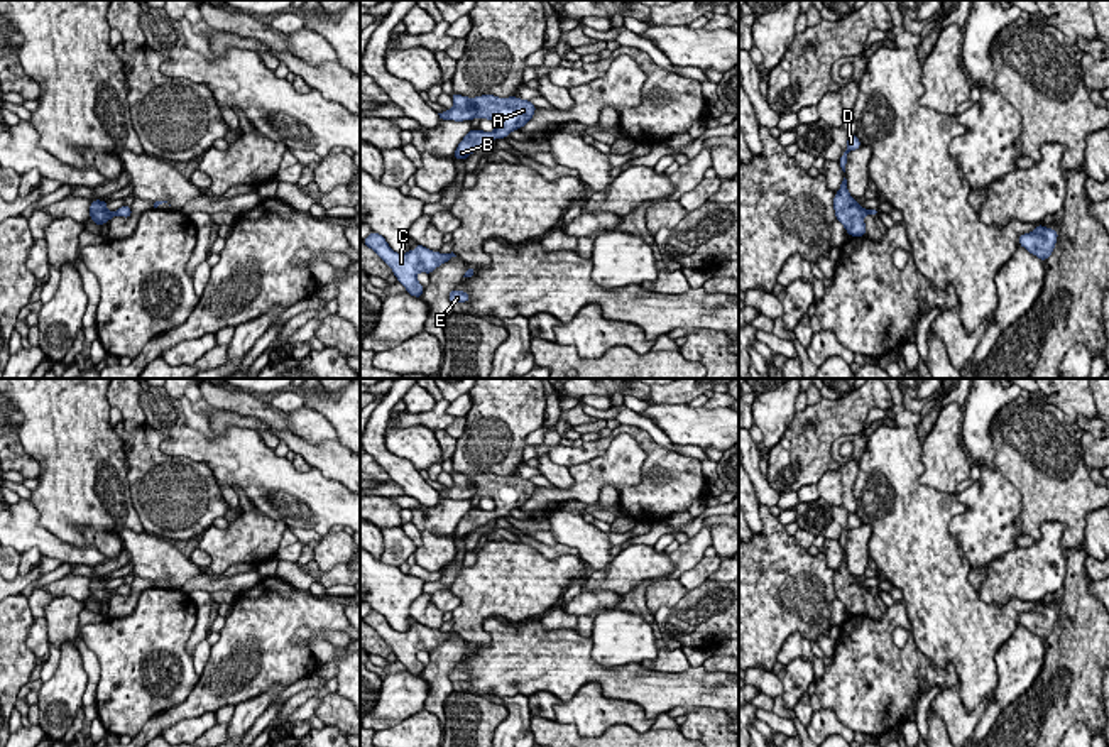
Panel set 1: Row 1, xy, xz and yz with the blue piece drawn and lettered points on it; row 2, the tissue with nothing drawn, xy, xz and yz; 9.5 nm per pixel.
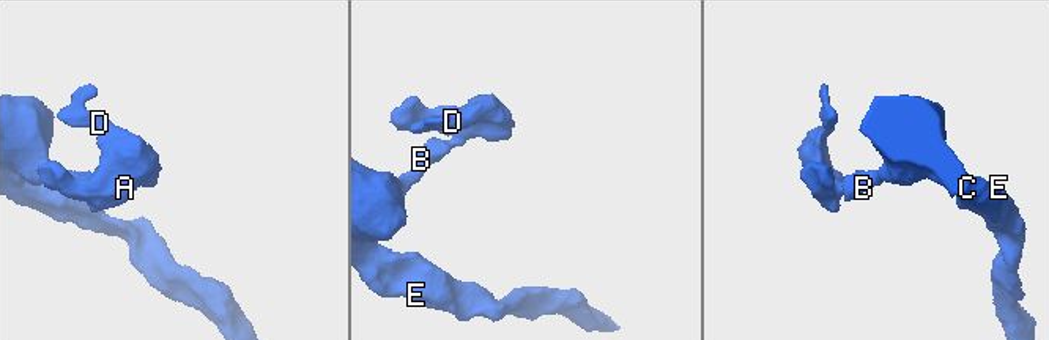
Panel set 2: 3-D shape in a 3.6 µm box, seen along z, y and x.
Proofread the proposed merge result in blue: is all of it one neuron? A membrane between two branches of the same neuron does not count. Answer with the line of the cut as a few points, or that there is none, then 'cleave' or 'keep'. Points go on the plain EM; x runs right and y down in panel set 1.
no cut | keep

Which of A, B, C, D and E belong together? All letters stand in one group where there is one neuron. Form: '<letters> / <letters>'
A B C D E

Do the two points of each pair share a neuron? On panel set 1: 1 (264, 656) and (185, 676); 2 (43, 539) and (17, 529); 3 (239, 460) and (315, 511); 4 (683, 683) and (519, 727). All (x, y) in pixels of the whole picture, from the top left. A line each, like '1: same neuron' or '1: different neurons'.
1: different neurons
2: same neuron
3: same neuron
4: different neurons

